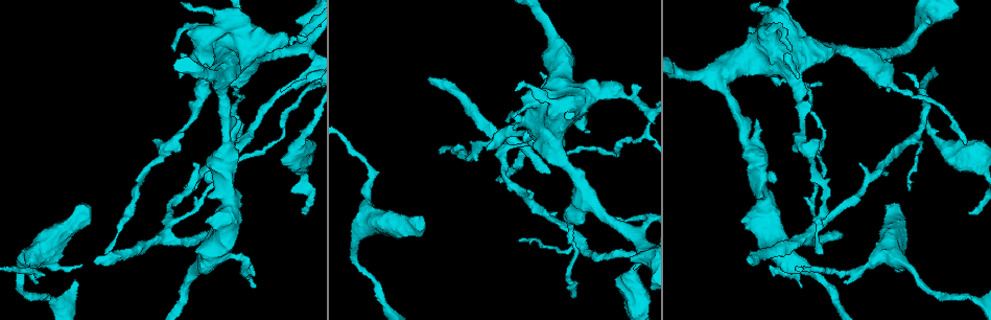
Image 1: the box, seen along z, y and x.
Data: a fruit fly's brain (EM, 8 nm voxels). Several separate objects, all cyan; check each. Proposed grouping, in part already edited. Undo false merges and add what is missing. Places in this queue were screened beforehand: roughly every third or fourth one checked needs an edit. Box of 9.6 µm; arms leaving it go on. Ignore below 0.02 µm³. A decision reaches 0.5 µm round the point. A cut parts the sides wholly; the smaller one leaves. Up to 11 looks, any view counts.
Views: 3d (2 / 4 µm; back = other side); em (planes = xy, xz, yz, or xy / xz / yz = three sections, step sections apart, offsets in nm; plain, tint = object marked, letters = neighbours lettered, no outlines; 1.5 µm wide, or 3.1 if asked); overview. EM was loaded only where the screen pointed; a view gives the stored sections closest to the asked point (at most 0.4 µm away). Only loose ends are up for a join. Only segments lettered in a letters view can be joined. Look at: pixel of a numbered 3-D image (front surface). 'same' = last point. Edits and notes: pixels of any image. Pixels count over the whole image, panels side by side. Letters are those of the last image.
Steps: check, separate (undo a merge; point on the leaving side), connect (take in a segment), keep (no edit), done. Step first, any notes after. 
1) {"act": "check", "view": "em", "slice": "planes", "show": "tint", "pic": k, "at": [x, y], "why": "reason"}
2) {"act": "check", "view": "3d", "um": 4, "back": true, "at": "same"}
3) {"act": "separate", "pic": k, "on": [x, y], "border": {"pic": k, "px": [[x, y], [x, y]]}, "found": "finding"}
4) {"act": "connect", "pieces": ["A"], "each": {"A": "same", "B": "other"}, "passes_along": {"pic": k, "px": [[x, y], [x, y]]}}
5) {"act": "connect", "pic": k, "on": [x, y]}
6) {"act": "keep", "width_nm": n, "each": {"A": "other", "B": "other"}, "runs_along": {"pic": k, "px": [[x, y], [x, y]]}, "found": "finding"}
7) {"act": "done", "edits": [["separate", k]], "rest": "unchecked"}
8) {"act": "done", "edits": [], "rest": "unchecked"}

{"act": "check", "view": "3d", "um": 2, "pic": 1, "at": [825, 136], "why": "sharp bend"}

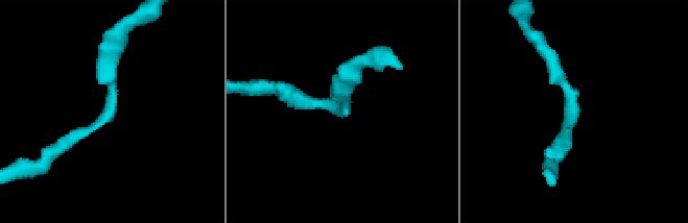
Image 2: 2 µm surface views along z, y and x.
{"act": "check", "view": "em", "slice": "xy", "step": 8, "show": "letters", "pic": 2, "at": [567, 110]}

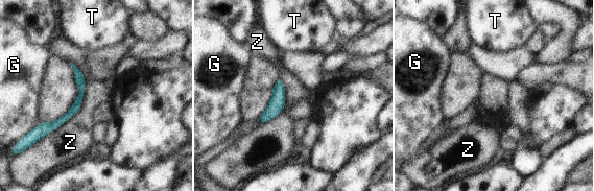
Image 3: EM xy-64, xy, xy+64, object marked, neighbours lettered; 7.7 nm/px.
{"act": "keep", "width_nm": 20, "each": {"G": "other", "T": "other", "Z": "other"}, "found": "all the same cell"}

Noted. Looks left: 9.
{"act": "check", "view": "em", "slice": "xy", "step": 8, "show": "letters", "pic": 1, "at": [208, 220], "why": "thick end"}

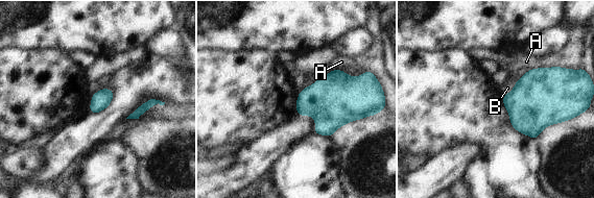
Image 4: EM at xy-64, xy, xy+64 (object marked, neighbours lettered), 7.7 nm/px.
{"act": "keep", "each": {"A": "other", "B": "other"}, "border": {"pic": 4, "px": [[517, 80], [514, 88], [505, 94]]}, "found": "none of them fits"}

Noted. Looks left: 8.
{"act": "check", "view": "em", "slice": "yz", "step": 4, "show": "letters", "pic": 1, "at": [769, 266], "why": "free end"}

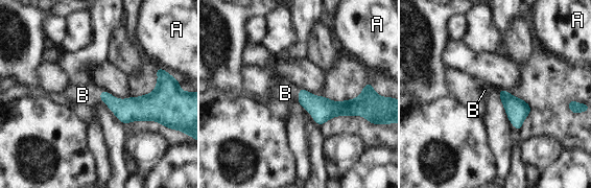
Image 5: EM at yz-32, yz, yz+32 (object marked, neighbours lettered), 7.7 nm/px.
{"act": "check", "view": "em", "slice": "planes", "show": "letters", "at": "same"}

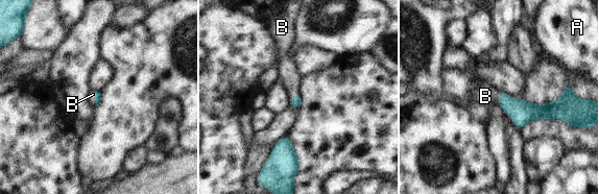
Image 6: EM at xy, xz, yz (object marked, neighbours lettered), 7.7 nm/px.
{"act": "connect", "pieces": ["B"], "each": {"A": "other", "B": "same"}, "passes_along": {"pic": 6, "px": [[522, 112], [499, 98], [485, 96]]}, "found": "the cell continues"}

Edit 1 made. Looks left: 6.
{"act": "check", "view": "overview"}

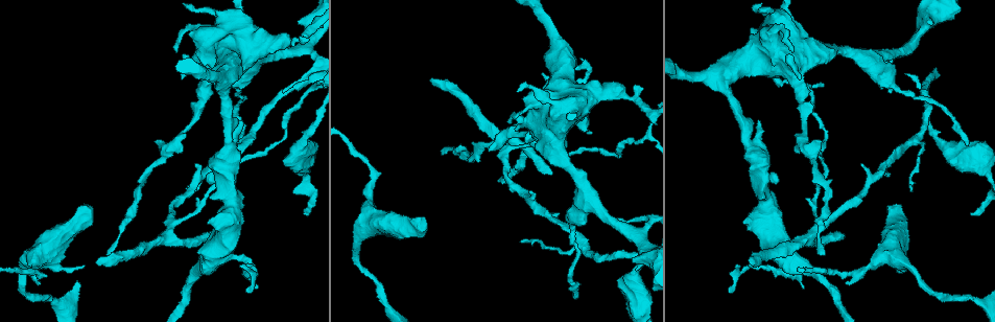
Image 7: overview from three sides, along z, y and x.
{"act": "check", "view": "em", "slice": "planes", "show": "letters", "pic": 7, "at": [196, 164], "why": "branch stops here"}

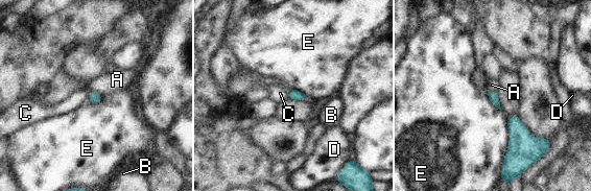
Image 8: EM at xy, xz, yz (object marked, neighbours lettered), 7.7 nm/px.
{"act": "keep", "each": {"A": "other", "B": "other", "C": "other", "D": "other", "E": "other"}, "border": {"pic": 8, "px": [[90, 90], [88, 102]]}, "found": "no lettered segment goes on from it"}

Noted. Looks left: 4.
{"act": "check", "view": "3d", "um": 4, "pic": 7, "at": [551, 174], "why": "an open end"}

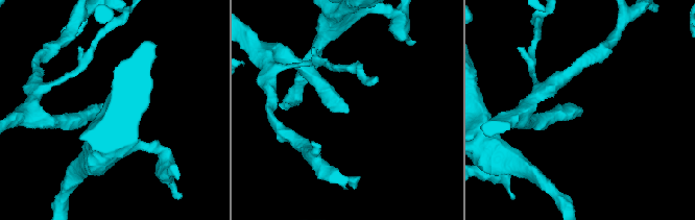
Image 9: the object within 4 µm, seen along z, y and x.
{"act": "check", "view": "em", "slice": "planes", "show": "letters", "pic": 9, "at": [578, 109], "why": "need the tissue"}

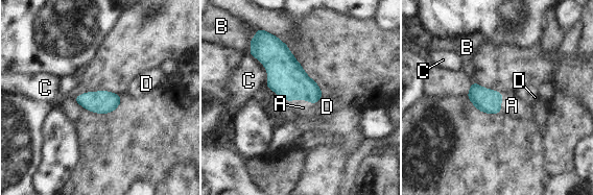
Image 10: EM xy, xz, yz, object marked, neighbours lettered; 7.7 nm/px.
{"act": "connect", "pieces": ["A"], "width_nm": 180, "longest_contact_nm": ["C", 300], "each": {"A": "same", "B": "other", "C": "other", "D": "other"}, "found": "the cell continues"}

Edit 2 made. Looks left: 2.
{"act": "done", "edits": [["connect", 6], ["connect", 10]], "rest": "unchecked"}

